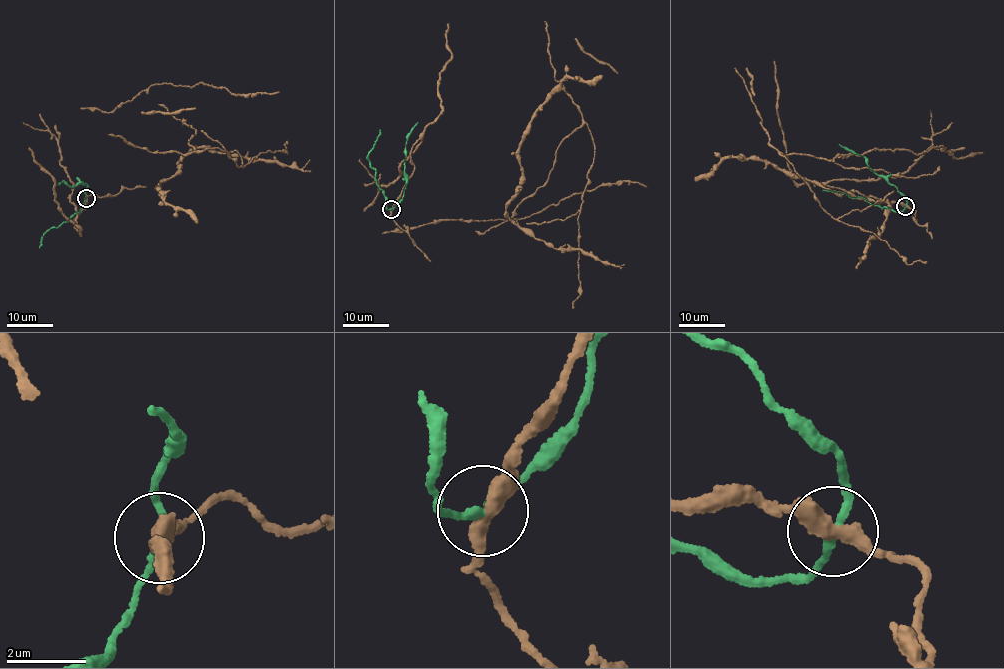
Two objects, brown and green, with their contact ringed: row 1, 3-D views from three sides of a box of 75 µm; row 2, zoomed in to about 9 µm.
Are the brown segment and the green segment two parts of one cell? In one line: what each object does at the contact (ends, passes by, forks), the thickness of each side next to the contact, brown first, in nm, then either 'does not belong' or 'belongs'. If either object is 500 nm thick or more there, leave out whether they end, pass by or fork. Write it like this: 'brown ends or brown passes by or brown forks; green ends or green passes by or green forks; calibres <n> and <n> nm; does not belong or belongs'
brown passes by; green passes by; calibres 400 and 170 nm; does not belong

